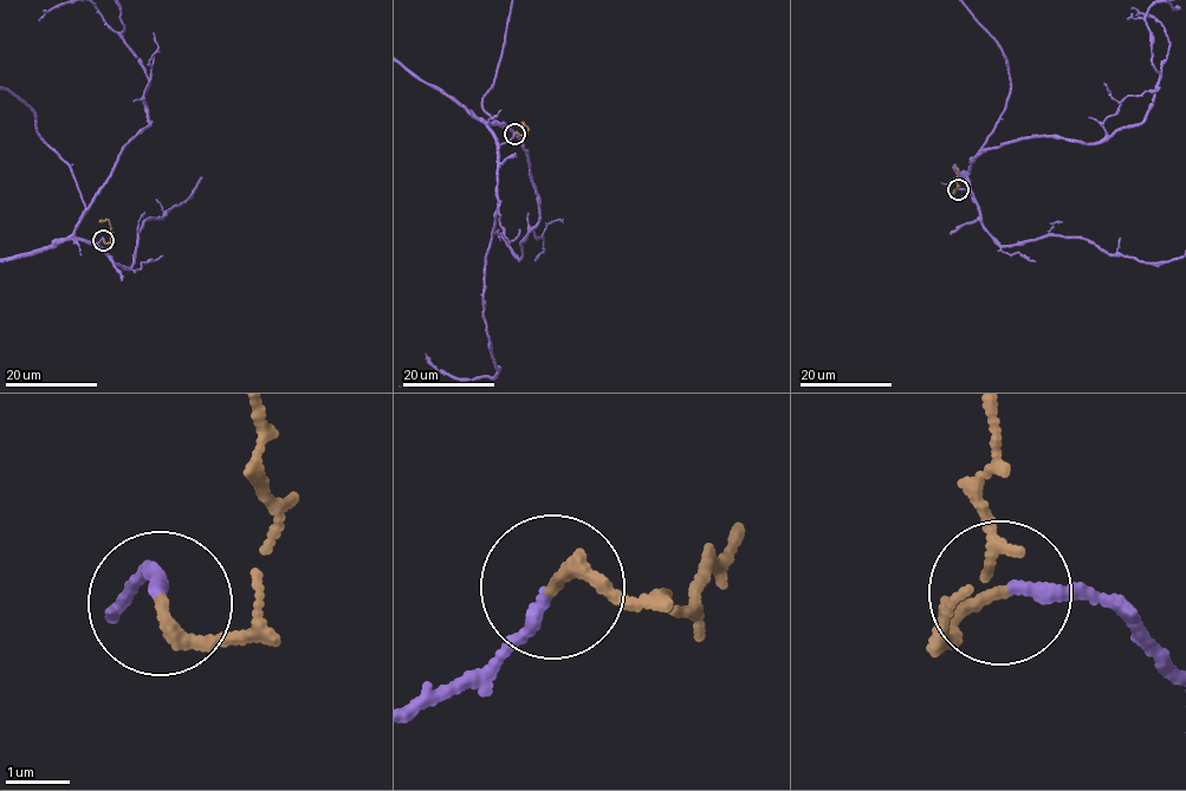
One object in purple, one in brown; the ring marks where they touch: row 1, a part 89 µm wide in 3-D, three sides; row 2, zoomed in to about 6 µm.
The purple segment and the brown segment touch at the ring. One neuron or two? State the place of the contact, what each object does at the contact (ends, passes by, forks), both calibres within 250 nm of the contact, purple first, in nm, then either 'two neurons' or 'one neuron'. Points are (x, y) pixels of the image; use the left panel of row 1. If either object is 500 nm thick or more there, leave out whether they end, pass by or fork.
(103, 240) | purple ends | brown ends | 200/240 nm | one neuron

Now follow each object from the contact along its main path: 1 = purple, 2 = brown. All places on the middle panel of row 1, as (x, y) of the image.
1: (514, 134), (497, 143), (487, 125), (506, 125), (483, 98), (505, 41)
2: (514, 134), (524, 136), (529, 130), (522, 122)

